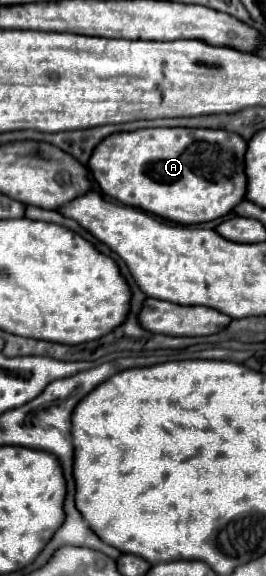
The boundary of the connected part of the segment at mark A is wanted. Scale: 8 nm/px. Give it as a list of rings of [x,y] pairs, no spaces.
[[[145,128],[121,132],[101,142],[89,160],[89,168],[105,196],[171,222],[203,224],[231,214],[245,200],[245,152],[247,142],[239,134],[233,142],[233,134],[227,130]]]

